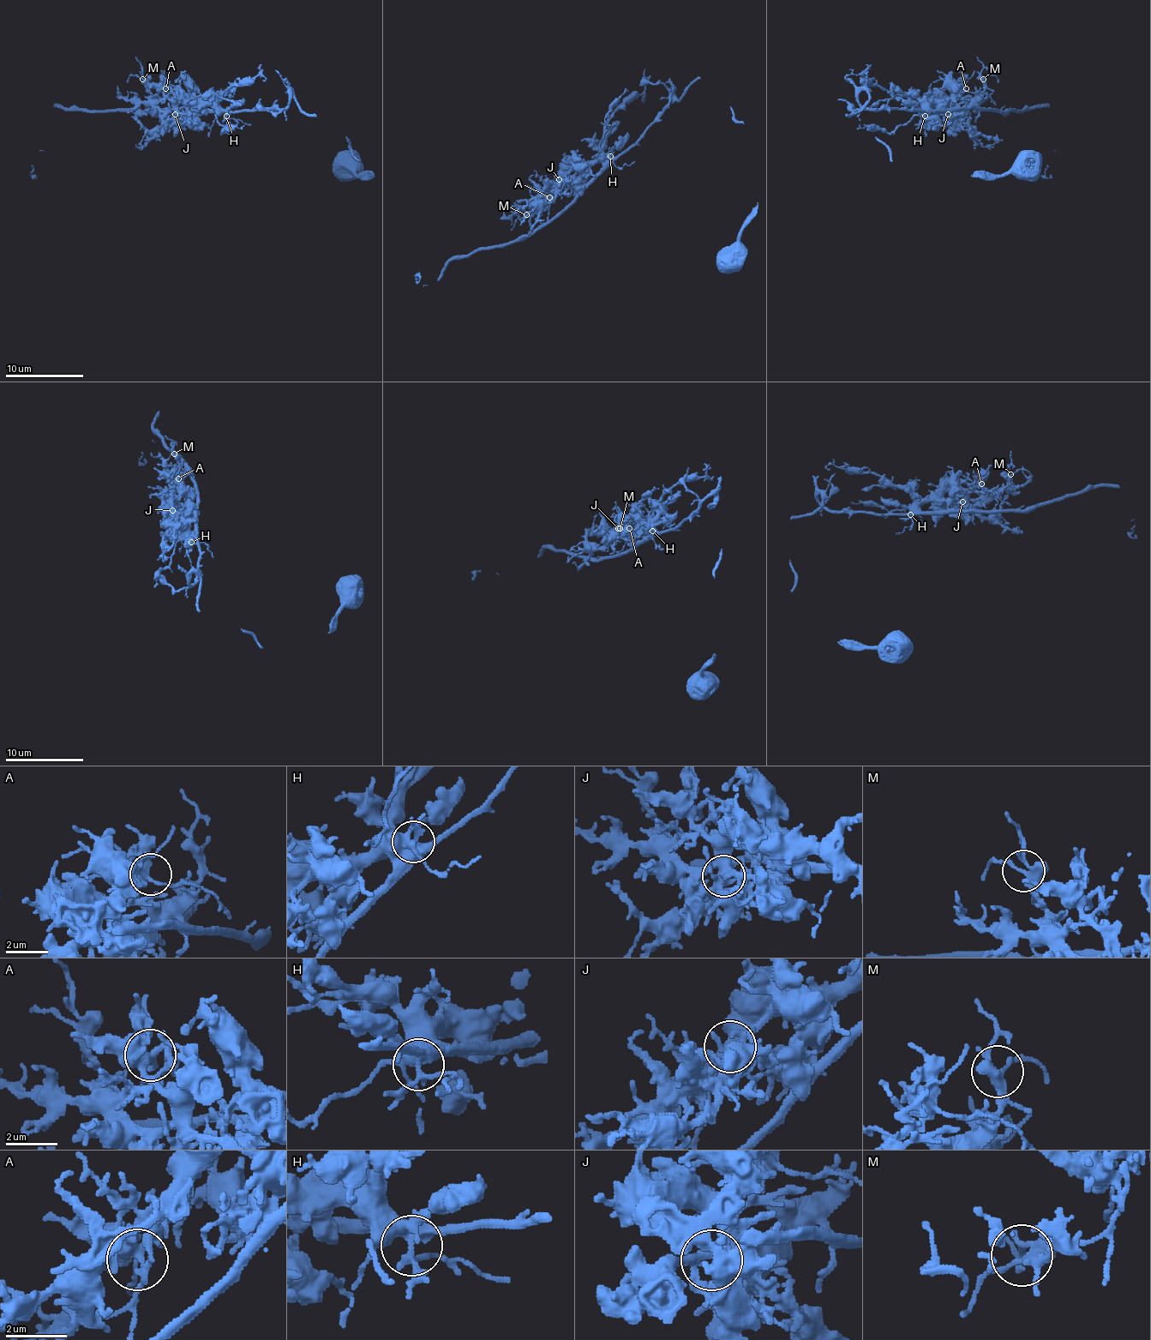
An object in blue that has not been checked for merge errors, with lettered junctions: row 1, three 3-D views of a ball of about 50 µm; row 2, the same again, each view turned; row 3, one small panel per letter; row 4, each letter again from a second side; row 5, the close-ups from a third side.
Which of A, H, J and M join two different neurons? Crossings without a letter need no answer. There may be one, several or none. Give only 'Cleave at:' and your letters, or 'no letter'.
Cleave at: no letter

